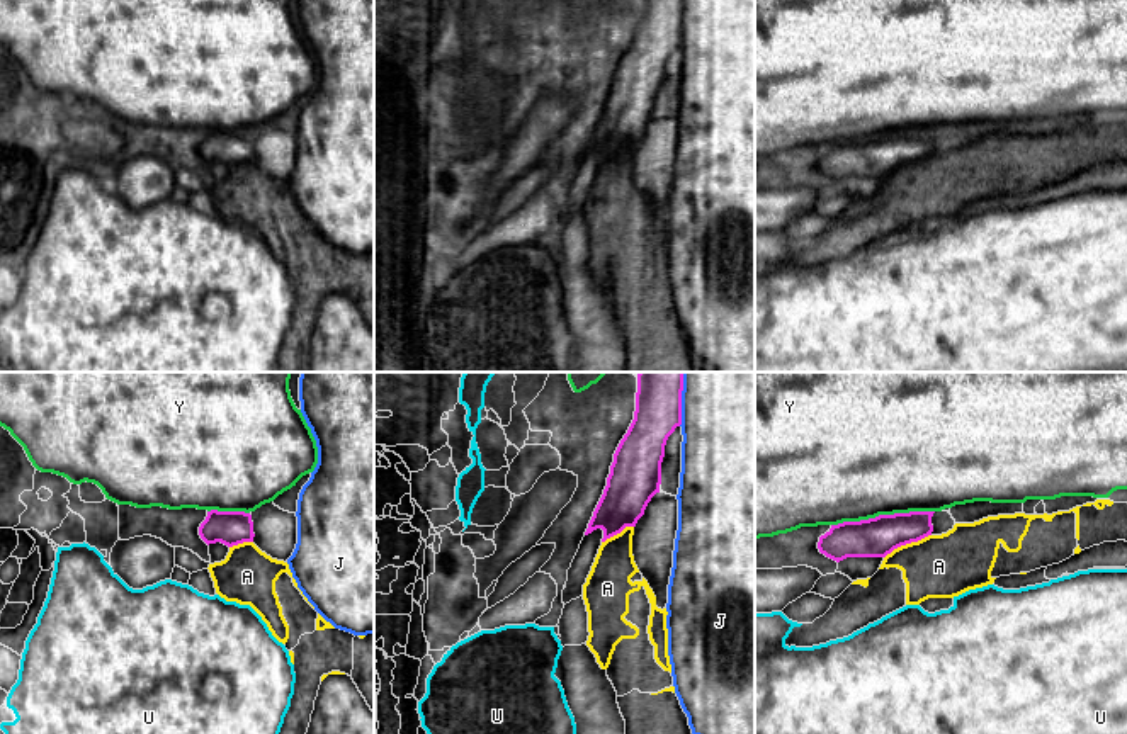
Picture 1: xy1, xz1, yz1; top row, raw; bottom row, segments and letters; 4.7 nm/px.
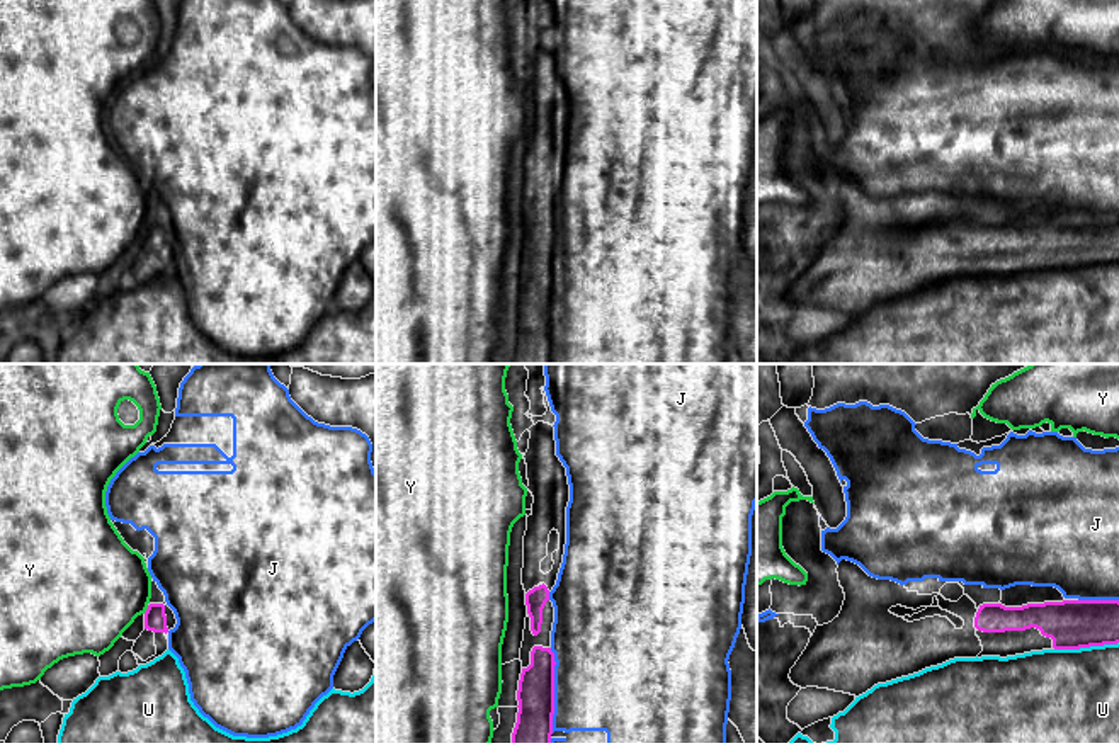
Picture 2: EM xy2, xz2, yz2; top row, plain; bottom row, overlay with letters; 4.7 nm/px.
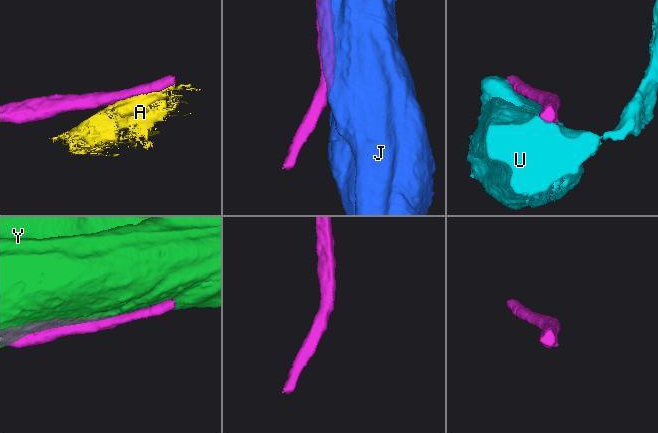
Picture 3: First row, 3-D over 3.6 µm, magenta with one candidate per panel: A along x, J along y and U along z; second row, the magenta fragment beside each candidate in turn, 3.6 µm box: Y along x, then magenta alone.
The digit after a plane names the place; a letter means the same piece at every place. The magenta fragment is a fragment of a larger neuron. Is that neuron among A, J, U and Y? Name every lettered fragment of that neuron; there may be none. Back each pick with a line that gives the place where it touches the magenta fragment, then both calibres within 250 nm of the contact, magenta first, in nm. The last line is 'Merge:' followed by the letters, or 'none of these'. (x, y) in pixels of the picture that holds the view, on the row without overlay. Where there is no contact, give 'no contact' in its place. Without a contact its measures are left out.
Merge: none of these

